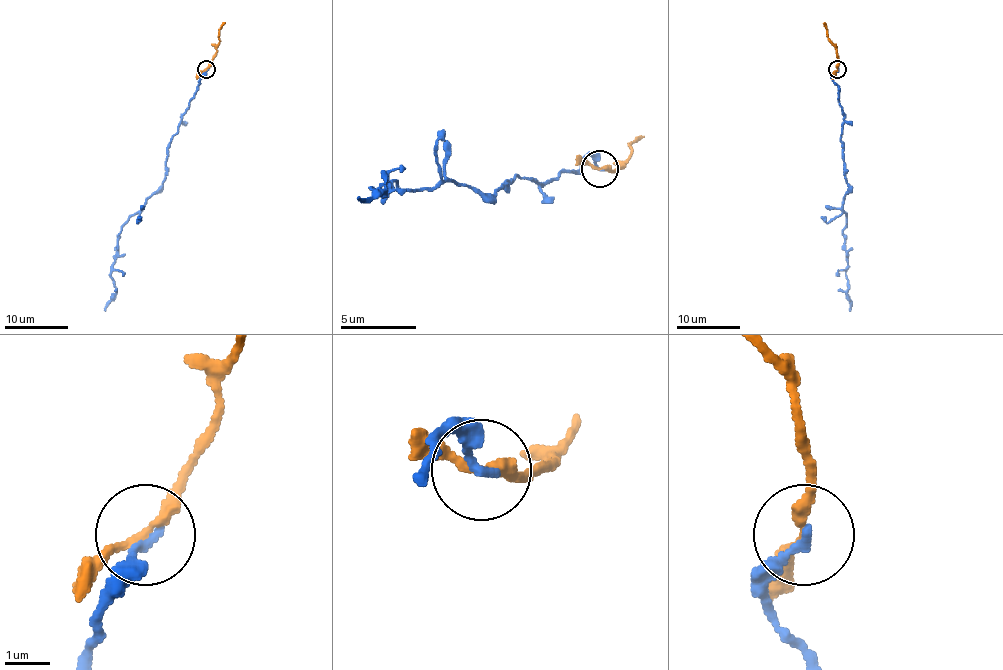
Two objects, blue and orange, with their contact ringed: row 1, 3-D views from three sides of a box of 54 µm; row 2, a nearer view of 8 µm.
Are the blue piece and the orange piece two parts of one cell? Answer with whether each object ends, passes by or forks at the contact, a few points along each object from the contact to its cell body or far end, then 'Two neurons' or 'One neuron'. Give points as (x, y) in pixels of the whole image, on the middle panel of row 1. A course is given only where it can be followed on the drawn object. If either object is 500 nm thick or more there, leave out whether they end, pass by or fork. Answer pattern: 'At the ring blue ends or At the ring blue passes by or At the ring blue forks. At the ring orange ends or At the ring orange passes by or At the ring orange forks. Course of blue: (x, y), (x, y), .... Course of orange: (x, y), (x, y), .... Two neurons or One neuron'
At the ring blue ends. At the ring orange passes by. Course of blue: (598, 169), (587, 154), (576, 169), (542, 184), (516, 177), (482, 196), (455, 181), (357, 196). Course of orange: (598, 169), (621, 169), (632, 154), (632, 143), (644, 135). One neuron

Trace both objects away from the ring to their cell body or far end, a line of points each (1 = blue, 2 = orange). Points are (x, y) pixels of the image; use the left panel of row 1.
1: (206, 70), (171, 140), (163, 184), (122, 226), (111, 271), (116, 296), (105, 310)
2: (206, 69), (220, 42), (220, 28), (224, 23)

